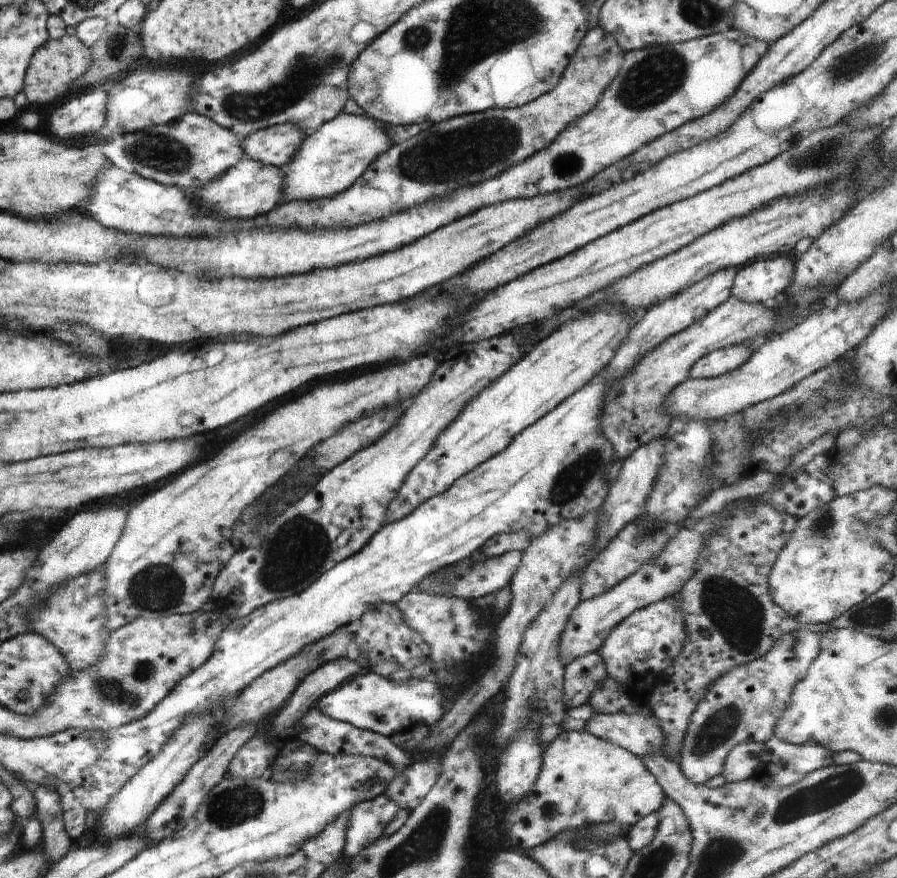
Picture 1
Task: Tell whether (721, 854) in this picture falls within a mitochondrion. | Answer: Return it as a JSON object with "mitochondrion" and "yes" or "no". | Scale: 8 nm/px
{"mitochondrion":"yes"}

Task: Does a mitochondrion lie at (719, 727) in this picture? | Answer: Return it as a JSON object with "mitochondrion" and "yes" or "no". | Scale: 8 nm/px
{"mitochondrion":"yes"}

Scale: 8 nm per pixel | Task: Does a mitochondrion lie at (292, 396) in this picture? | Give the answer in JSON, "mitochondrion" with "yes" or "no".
{"mitochondrion":"no"}

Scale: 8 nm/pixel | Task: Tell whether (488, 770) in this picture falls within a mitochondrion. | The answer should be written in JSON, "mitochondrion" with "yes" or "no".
{"mitochondrion":"no"}

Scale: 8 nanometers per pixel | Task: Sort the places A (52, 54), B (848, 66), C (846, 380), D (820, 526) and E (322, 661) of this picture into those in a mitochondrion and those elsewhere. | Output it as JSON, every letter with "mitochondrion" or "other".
{"A":"other","B":"mitochondrion","C":"other","D":"mitochondrion","E":"other"}

